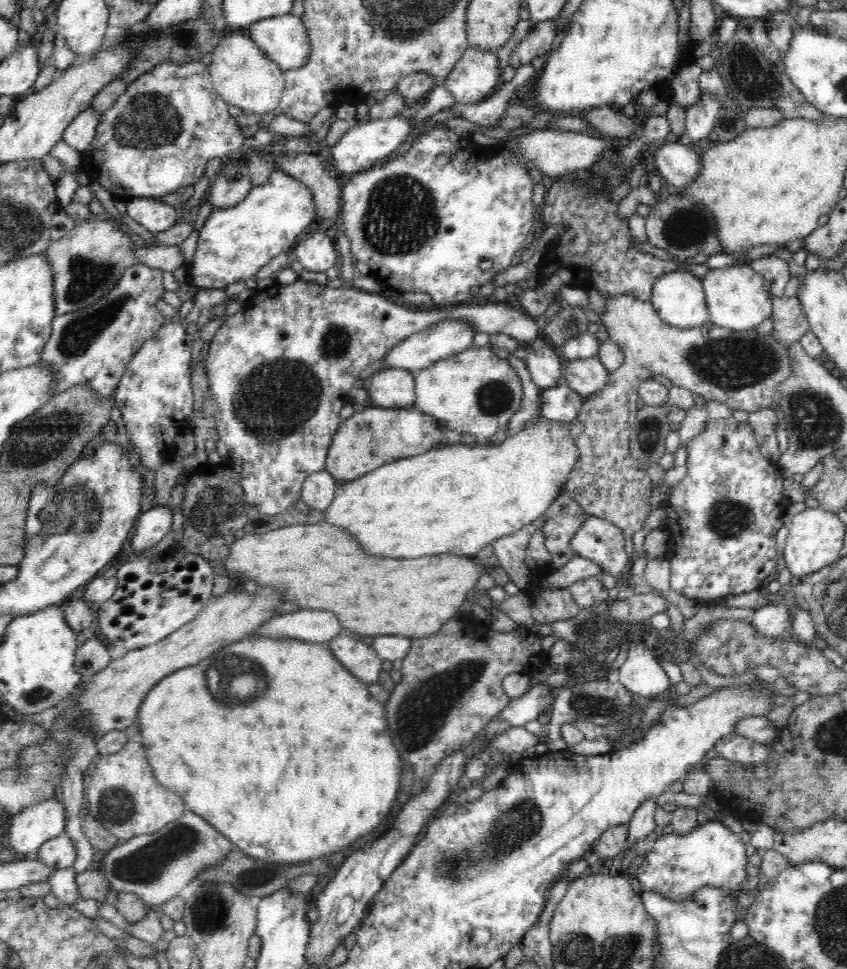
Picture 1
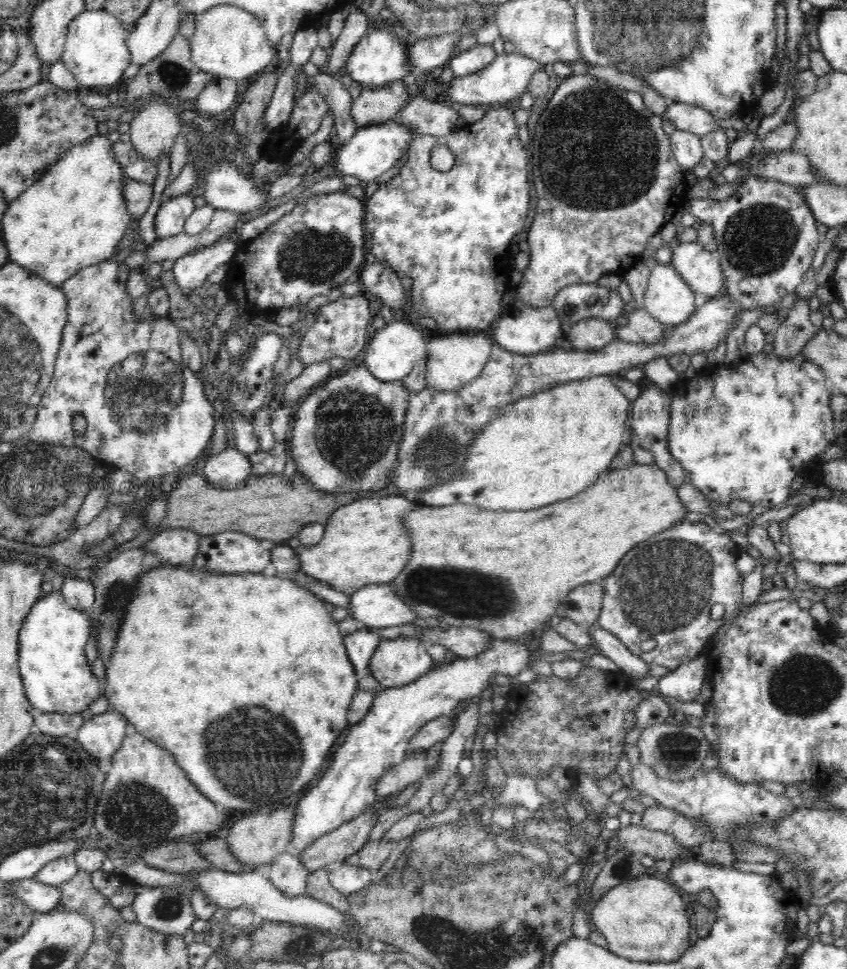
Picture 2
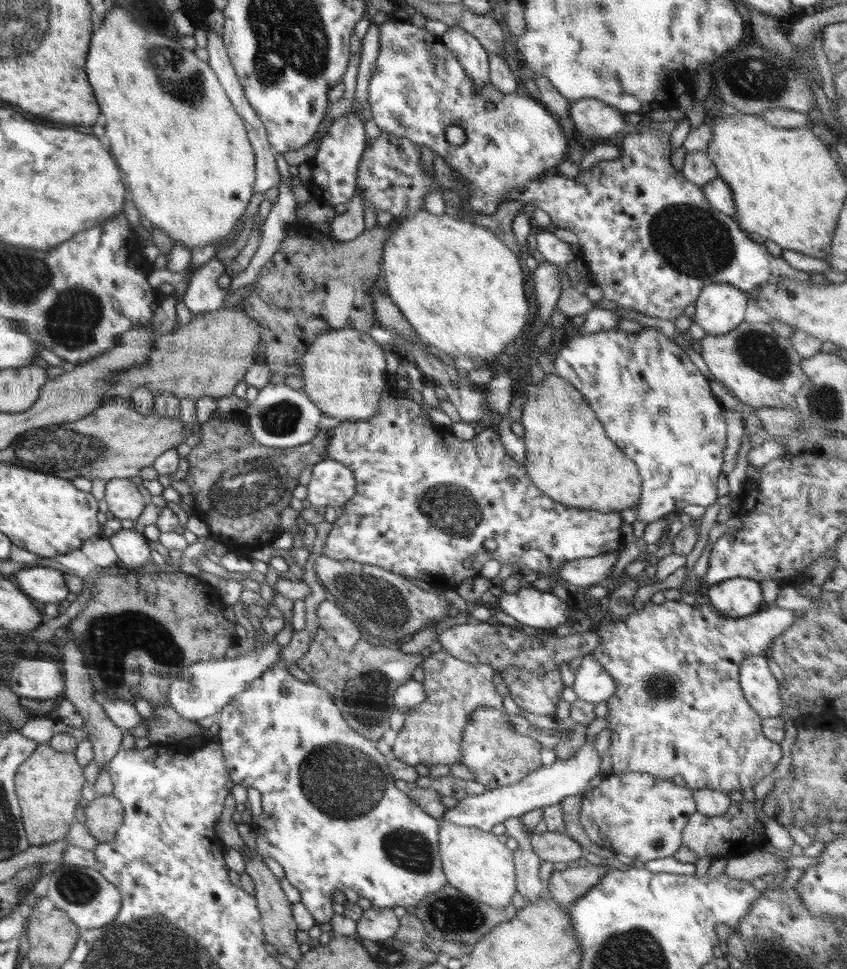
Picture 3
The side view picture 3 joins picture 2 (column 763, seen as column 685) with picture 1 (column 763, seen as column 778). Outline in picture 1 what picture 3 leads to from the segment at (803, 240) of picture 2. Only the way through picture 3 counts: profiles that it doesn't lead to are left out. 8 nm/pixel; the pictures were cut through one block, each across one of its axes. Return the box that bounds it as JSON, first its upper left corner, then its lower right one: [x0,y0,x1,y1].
[750,254,792,297]

